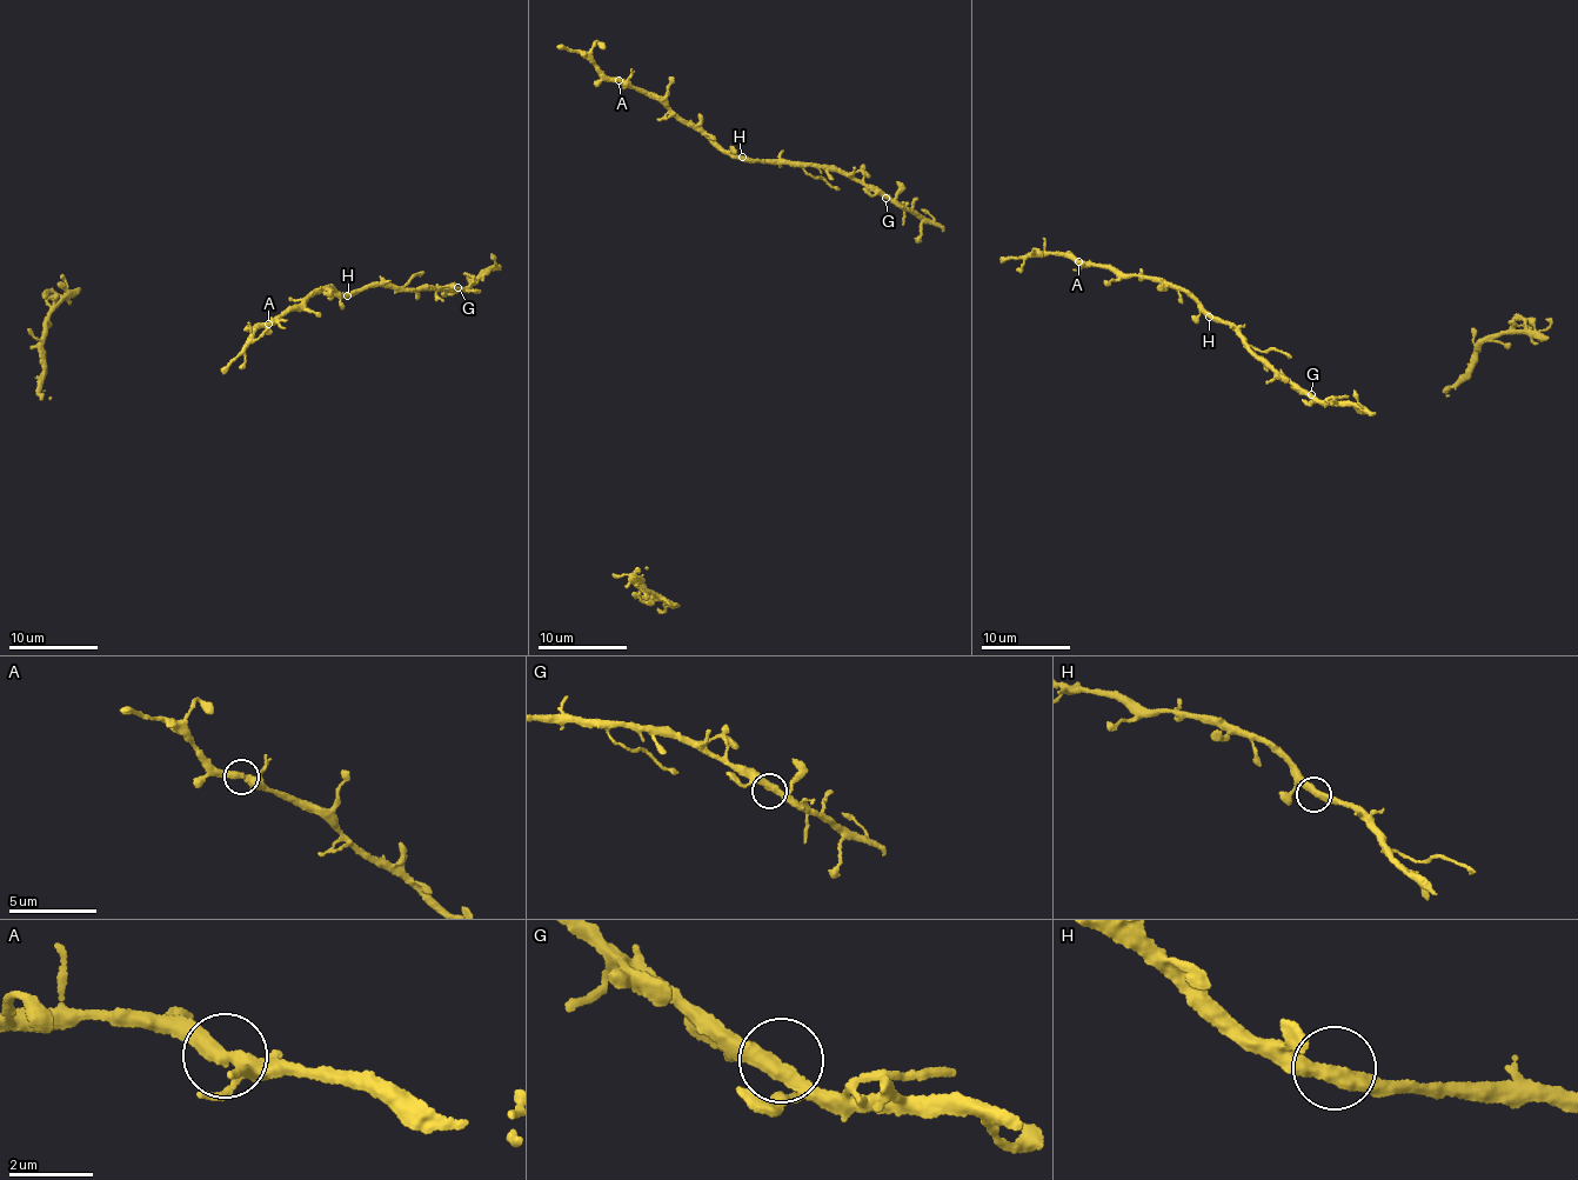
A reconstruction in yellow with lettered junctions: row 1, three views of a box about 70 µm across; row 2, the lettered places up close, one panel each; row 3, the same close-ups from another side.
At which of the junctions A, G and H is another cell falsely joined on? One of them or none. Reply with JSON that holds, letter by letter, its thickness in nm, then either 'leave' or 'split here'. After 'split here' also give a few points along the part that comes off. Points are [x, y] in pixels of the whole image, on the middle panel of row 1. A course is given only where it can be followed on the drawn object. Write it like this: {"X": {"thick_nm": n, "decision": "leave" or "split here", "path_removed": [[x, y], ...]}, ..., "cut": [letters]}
{"A": {"thick_nm": 380, "decision": "leave"}, "G": {"thick_nm": 380, "decision": "leave"}, "H": {"thick_nm": 400, "decision": "leave"}, "cut": []}

